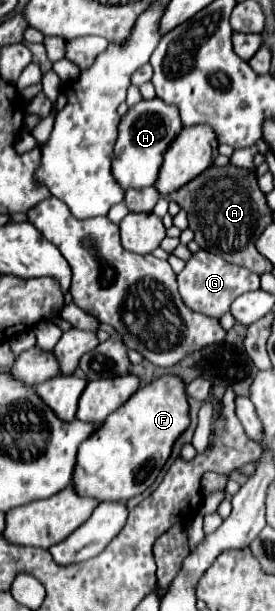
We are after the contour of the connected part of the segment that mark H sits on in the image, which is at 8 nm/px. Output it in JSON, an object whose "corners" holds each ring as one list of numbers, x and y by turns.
{"corners":[[160,98,142,100,134,108,130,108,120,122,118,140,114,146,112,174,118,180,118,184,124,190,154,186,164,160,164,152,168,150,170,142,178,136,180,130,182,130,182,122,180,122,178,108,172,104,166,104]]}

